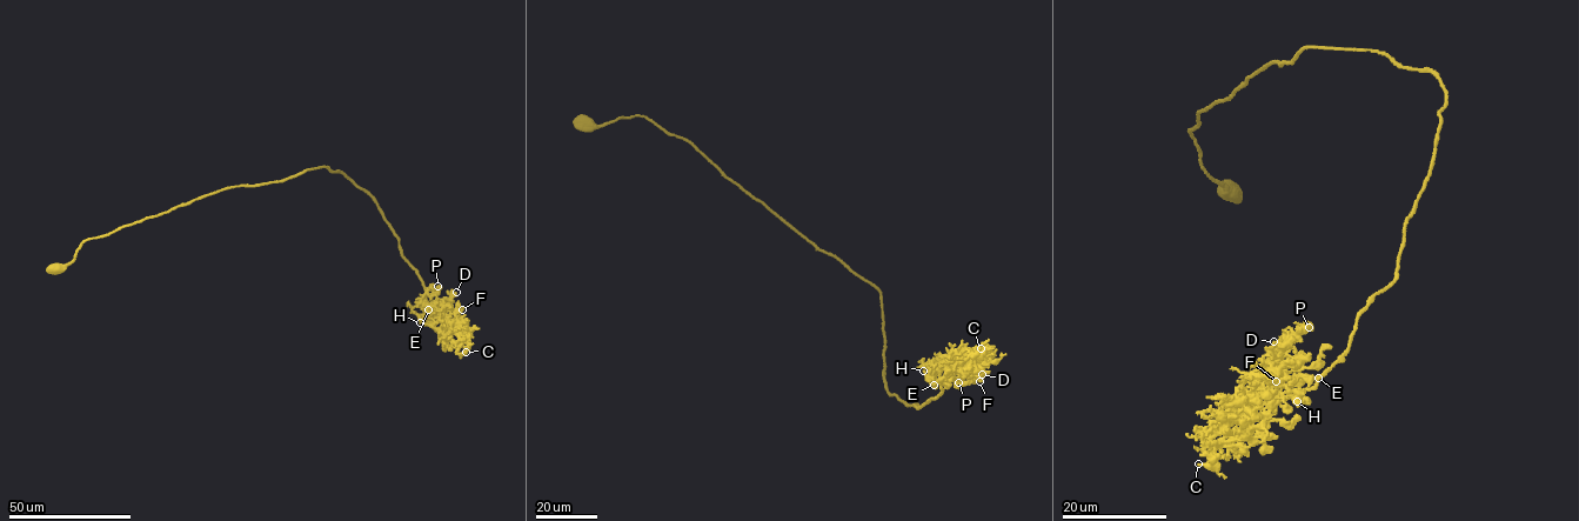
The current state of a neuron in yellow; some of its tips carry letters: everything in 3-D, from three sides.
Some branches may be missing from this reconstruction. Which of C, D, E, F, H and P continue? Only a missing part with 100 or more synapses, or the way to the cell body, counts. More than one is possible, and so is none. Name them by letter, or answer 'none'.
none

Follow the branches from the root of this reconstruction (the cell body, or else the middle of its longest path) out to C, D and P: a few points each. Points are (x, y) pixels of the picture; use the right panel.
C: (1232, 188), (1189, 131), (1269, 64), (1327, 47), (1436, 72), (1392, 282), (1313, 386), (1198, 463)
D: (1232, 188), (1189, 131), (1269, 64), (1327, 47), (1436, 72), (1392, 282), (1313, 386), (1257, 403), (1273, 341)
P: (1232, 188), (1189, 131), (1269, 64), (1327, 47), (1436, 72), (1392, 282), (1313, 386), (1258, 403), (1309, 327)

